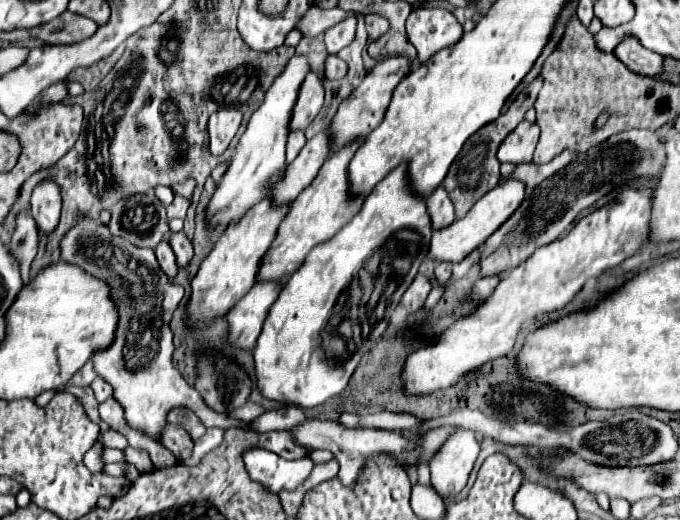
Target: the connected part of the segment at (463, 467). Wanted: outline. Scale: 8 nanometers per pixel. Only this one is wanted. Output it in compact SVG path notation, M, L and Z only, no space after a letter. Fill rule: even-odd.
M456 431L432 457L430 461L430 481L436 493L444 499L458 495L474 467L474 461L480 453L480 445L474 437L474 431Z

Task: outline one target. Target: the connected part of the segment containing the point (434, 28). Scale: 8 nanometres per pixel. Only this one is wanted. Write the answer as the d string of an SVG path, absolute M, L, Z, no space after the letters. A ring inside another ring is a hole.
M416 7L406 21L408 41L418 49L420 63L436 51L452 47L462 39L462 25L454 13L440 7Z

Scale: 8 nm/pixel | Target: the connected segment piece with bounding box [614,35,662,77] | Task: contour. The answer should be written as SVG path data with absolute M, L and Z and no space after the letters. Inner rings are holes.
M626 35L622 43L616 45L614 55L634 73L638 75L656 75L662 71L662 57L642 47L638 39L632 39L632 35Z

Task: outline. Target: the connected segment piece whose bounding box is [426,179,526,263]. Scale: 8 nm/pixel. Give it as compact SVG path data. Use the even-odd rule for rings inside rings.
M510 179L506 183L496 185L492 191L488 191L468 211L468 215L464 219L458 219L450 227L444 227L440 231L432 231L432 243L430 243L430 249L428 249L426 257L432 259L432 261L444 261L444 259L448 259L452 263L462 261L470 251L474 251L476 247L480 247L486 241L486 237L490 237L518 209L518 205L522 203L524 195L526 195L524 193L524 185L520 181Z

